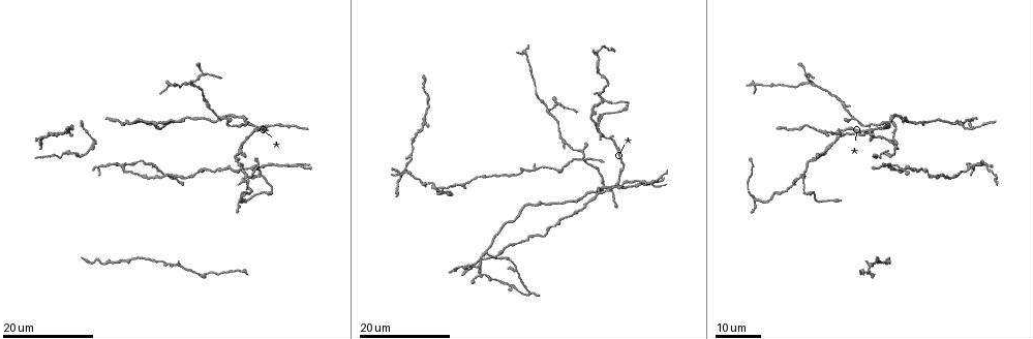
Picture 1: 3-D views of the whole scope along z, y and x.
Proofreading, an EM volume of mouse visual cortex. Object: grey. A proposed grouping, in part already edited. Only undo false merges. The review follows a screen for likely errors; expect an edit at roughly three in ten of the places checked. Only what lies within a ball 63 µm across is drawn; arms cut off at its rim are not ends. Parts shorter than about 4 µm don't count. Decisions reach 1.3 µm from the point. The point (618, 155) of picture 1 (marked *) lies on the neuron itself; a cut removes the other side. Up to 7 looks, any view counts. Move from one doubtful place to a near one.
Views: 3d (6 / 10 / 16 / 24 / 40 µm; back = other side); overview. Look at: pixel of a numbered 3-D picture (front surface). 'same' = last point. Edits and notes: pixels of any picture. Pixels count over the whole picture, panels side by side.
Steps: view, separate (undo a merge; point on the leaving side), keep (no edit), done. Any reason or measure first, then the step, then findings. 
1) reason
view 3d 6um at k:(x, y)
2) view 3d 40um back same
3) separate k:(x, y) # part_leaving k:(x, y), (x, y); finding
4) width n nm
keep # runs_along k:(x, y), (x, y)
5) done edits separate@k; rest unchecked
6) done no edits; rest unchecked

sudden change in width
view 3d 24um at 1:(519, 271)

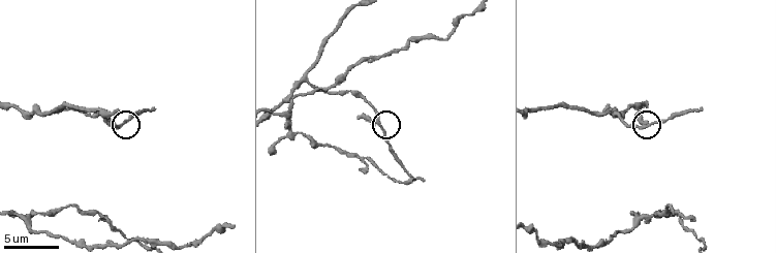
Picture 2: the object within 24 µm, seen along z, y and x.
zoom in
view 3d 6um at 2:(121, 124)

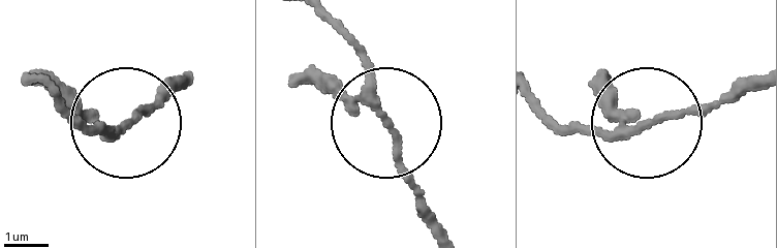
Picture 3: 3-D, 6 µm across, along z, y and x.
keep # runs_along 3:(54, 97), (110, 130), (173, 86); one neuron here

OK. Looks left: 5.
branch point
view 3d 16um at 2:(21, 218)

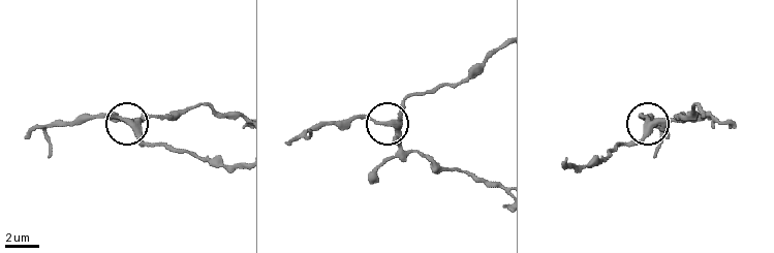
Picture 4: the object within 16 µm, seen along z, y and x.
arms 3
keep # all the same neuron

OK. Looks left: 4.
three-way junction
view 3d 16um at 2:(603, 115)

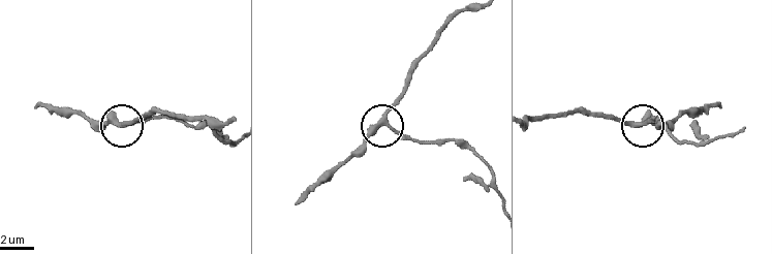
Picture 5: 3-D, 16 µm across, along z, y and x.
keep # runs_along 5:(228, 122), (158, 114), (123, 123), (89, 122); all the same neuron

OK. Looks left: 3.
three arms meet
view 3d 16um at 1:(603, 187)

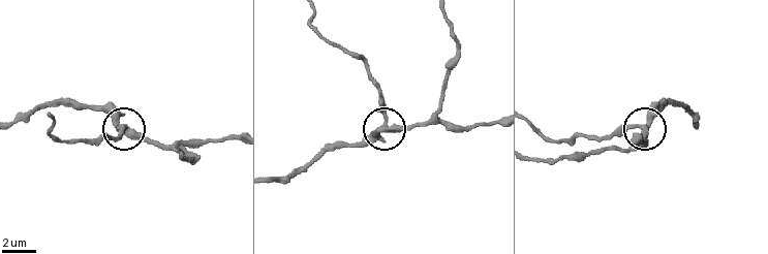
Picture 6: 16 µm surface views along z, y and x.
view 3d 10um at 6:(385, 122)

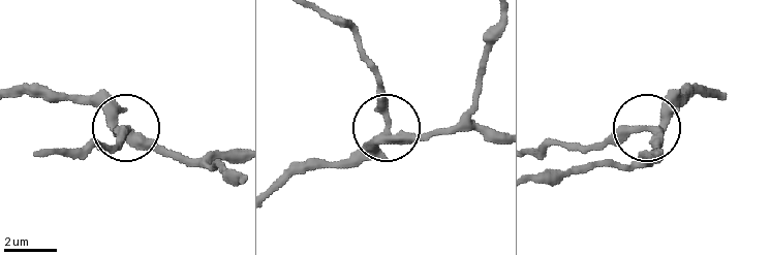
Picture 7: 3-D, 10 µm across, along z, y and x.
arms 3
keep # runs_along 7:(499, 14), (476, 101), (452, 126), (392, 132), (378, 70); all the same neuron

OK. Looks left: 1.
done no edits; rest unchecked

